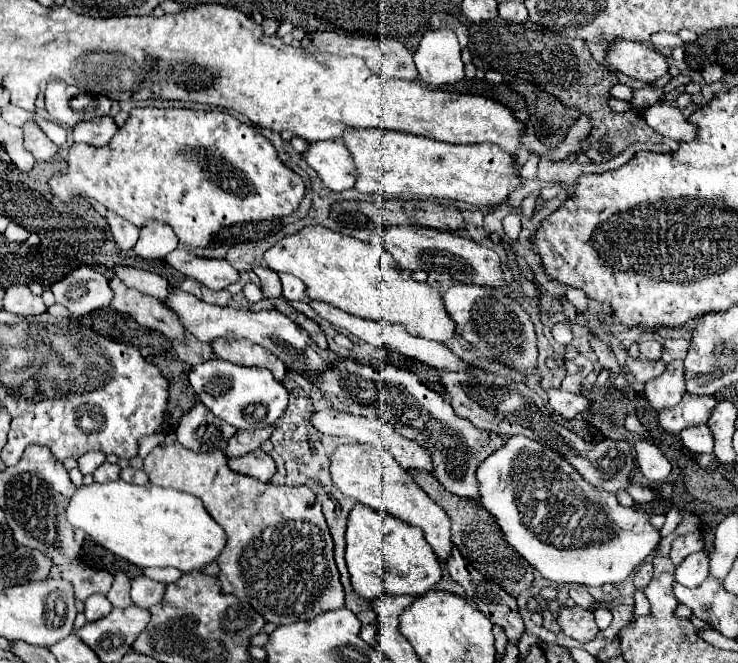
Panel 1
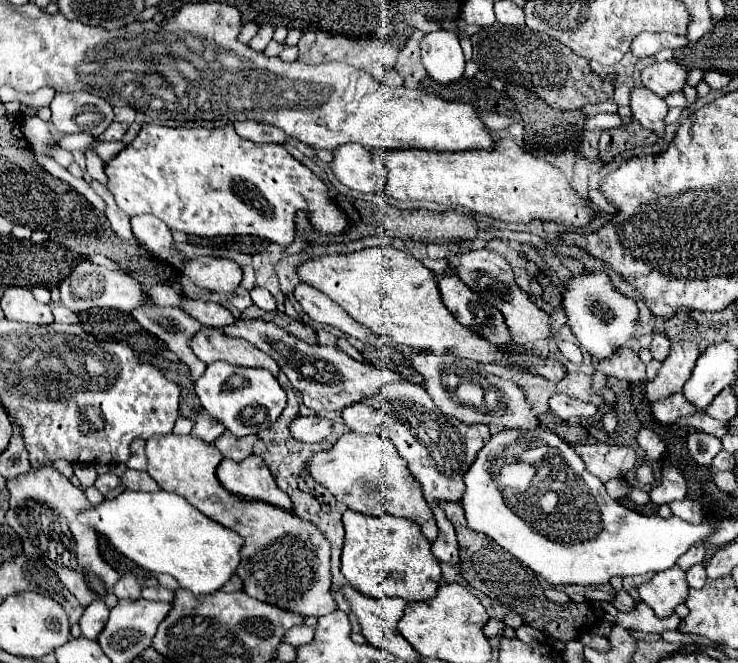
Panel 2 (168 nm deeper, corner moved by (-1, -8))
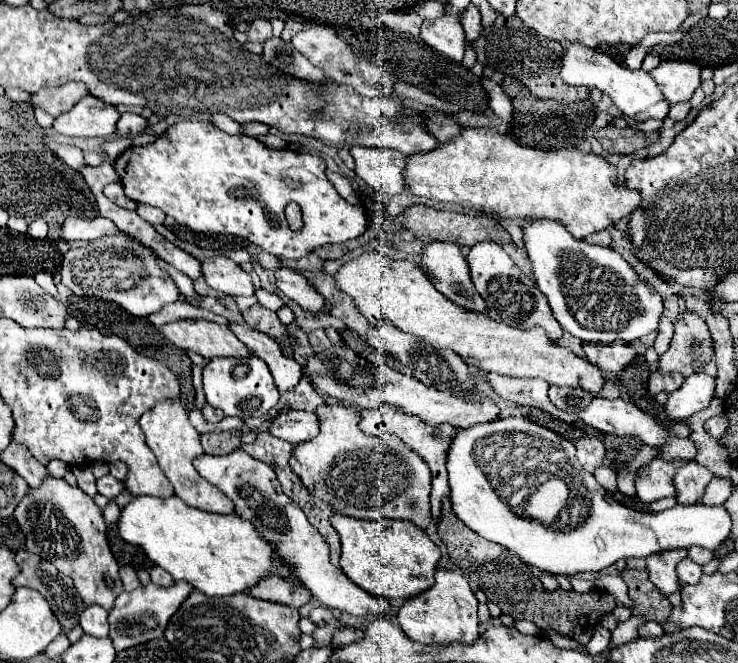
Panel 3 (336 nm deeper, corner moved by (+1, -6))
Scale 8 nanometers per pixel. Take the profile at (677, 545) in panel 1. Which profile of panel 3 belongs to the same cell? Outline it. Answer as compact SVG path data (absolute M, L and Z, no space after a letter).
M688 548L688 558L694 560L696 564L700 564L700 566L704 566L706 562L710 562L712 556L714 554L710 550L706 550L706 548Z

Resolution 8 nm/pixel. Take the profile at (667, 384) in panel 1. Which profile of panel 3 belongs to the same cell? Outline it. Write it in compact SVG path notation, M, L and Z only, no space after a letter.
M690 312L680 314L674 328L674 338L668 352L660 356L658 370L662 374L680 372L688 378L692 372L700 372L710 362L712 338L706 322Z

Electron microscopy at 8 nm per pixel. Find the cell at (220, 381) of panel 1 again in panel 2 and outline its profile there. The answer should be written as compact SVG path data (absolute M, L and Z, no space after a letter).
M212 362L194 384L200 404L220 420L234 436L258 434L272 426L286 406L286 392L264 368L240 368L228 362Z

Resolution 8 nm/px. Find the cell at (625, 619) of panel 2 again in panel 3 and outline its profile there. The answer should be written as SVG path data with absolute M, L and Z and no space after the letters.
M604 576L604 578L598 578L596 584L598 584L602 590L610 592L622 606L626 606L628 610L632 610L634 602L630 600L630 596L628 596L628 586L626 586L626 582L624 582L620 576Z

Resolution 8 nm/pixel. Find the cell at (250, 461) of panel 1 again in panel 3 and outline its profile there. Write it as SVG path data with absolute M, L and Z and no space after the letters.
M234 450L226 456L210 456L210 454L198 456L194 460L194 468L204 480L218 486L234 502L234 512L238 516L252 522L256 532L264 540L276 544L282 560L294 566L294 574L304 582L304 586L312 592L312 596L320 604L328 608L338 608L342 612L360 618L370 618L370 616L390 618L392 614L396 614L396 608L388 600L368 594L366 590L354 586L354 582L350 582L350 578L338 566L330 564L330 550L326 540L308 522L300 506L282 492L280 482L268 464L252 458L244 450Z

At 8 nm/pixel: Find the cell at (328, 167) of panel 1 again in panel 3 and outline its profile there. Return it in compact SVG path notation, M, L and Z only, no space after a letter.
M352 146L350 154L356 164L356 176L362 178L368 186L386 194L400 194L404 190L402 172L406 158L400 152Z

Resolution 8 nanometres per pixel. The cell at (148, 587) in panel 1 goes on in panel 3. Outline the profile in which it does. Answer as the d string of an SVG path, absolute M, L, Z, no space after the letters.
M154 566L154 568L150 570L150 576L152 576L152 582L158 584L158 586L172 586L172 584L174 584L174 578L172 578L166 570L162 570L162 568L158 568L158 566Z

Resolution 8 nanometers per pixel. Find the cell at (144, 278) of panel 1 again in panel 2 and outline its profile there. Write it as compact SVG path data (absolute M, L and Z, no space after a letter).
M184 300L182 310L188 312L190 316L198 318L204 326L214 326L214 328L224 328L228 324L234 324L236 318L230 314L228 308L216 304L216 302L204 302L204 300Z

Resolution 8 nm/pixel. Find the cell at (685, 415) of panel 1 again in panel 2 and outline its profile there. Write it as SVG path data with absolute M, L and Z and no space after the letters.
M672 394L670 398L664 398L662 402L652 402L652 412L654 416L662 422L674 422L678 416L686 416L686 414L694 414L694 406L688 404L688 400L684 398L684 394Z

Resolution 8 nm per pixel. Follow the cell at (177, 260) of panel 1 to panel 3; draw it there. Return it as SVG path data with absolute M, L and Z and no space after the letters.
M216 256L216 260L208 258L202 262L202 276L206 280L208 286L212 286L214 290L228 294L228 296L252 296L254 294L254 286L252 286L252 278L230 258L226 256Z

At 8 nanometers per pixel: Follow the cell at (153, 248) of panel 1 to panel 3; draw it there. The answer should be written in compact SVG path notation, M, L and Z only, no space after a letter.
M138 204L136 212L138 212L138 216L140 216L144 222L148 222L148 224L152 224L152 226L156 226L156 224L162 224L162 222L164 222L164 212L162 212L162 210L158 210L158 208L154 208L154 206Z

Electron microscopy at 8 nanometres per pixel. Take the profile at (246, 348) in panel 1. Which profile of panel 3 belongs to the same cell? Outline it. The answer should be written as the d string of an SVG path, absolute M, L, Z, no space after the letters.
M180 320L162 328L162 336L182 350L192 350L204 358L216 356L254 356L244 342L240 342L226 326L206 320Z

